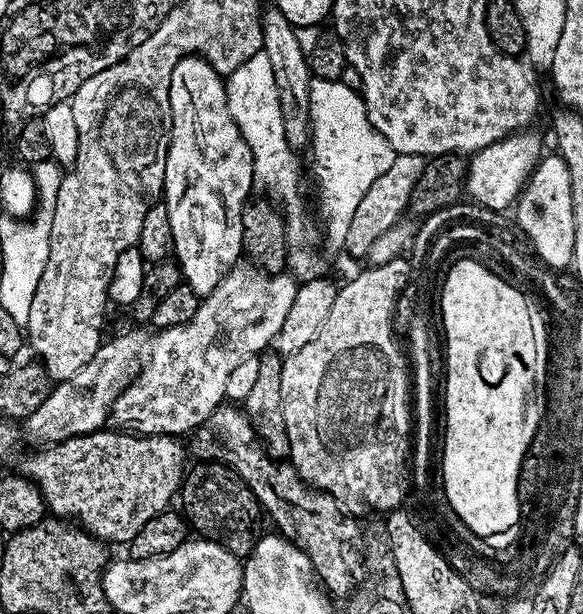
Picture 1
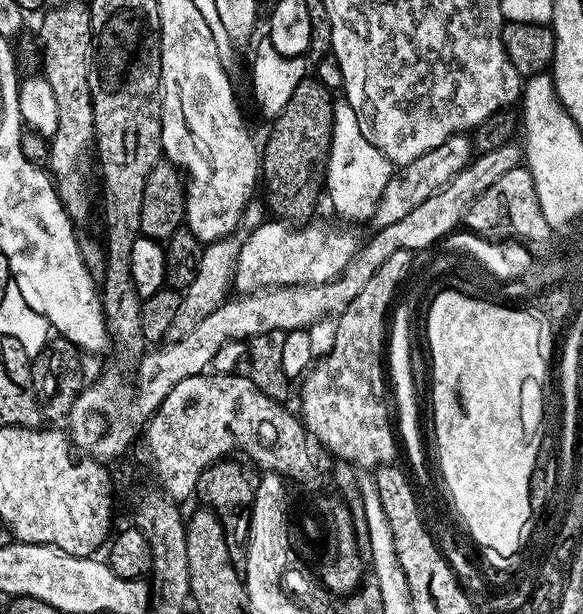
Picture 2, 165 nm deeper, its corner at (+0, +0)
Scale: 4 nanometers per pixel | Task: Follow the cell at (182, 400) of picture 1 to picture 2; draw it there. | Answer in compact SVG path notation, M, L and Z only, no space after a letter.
M275 218L265 219L264 223L247 233L248 237L243 237L234 265L235 279L248 280L252 290L332 283L344 267L352 263L356 252L362 247L362 240L348 228L327 228L316 223L293 226Z

